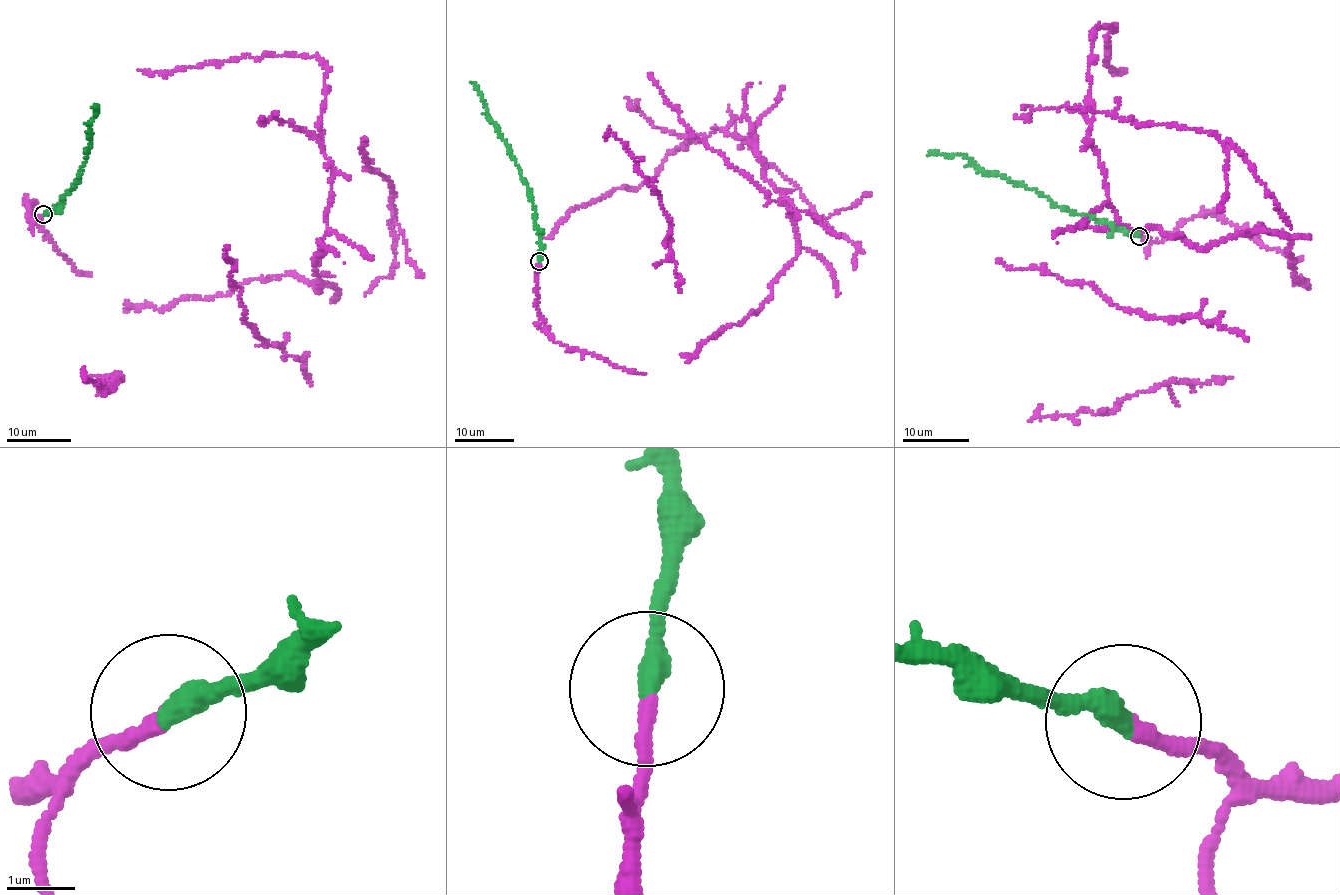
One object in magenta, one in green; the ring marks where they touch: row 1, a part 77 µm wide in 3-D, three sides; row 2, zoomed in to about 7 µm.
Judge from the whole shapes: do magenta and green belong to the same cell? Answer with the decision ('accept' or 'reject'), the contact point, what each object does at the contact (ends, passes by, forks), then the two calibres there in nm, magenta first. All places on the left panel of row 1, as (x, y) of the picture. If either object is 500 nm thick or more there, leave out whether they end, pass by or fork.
accept | (43, 214) | magenta ends | green ends | 200/340 nm

